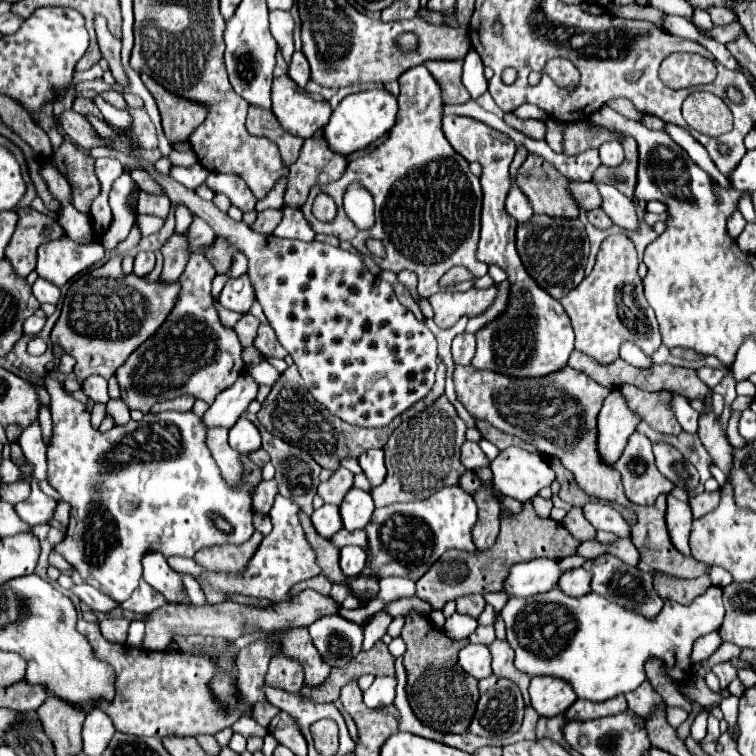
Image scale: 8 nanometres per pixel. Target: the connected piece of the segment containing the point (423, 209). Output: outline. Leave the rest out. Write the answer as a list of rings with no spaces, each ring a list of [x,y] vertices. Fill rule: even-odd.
[[[415,66],[409,68],[407,72],[403,72],[403,76],[399,76],[399,114],[397,114],[397,122],[391,128],[387,140],[383,144],[379,144],[375,150],[371,150],[367,156],[361,156],[357,160],[351,160],[343,172],[343,176],[337,182],[331,182],[327,186],[315,184],[315,188],[311,188],[307,202],[303,204],[303,216],[307,222],[311,222],[313,232],[323,232],[323,234],[333,234],[339,240],[347,240],[351,242],[361,254],[371,256],[381,270],[389,270],[389,272],[401,272],[401,270],[411,270],[417,274],[419,278],[419,296],[429,298],[437,292],[441,292],[443,288],[439,286],[441,276],[453,268],[453,266],[465,266],[475,278],[487,274],[487,264],[479,262],[475,258],[475,250],[477,250],[477,240],[479,240],[479,216],[481,216],[481,204],[483,204],[483,194],[481,194],[481,184],[479,178],[475,174],[471,174],[469,170],[469,162],[463,160],[453,146],[447,142],[443,128],[441,128],[441,118],[443,118],[443,100],[441,100],[441,88],[435,82],[435,78],[429,74],[429,70],[425,66]],[[351,182],[363,182],[369,192],[375,196],[375,224],[371,230],[357,230],[357,226],[347,218],[345,210],[343,210],[343,194],[345,188]],[[319,192],[327,192],[335,204],[337,204],[337,216],[333,222],[325,224],[319,222],[313,214],[311,214],[311,204],[315,200],[315,196]],[[367,238],[377,238],[383,242],[383,246],[387,248],[387,256],[385,258],[377,258],[373,254],[369,254],[365,240]]]

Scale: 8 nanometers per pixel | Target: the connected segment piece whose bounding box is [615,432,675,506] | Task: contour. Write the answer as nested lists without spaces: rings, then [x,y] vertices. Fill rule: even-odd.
[[[633,432],[623,456],[615,462],[625,486],[625,494],[631,502],[641,506],[655,504],[659,494],[669,494],[675,484],[667,482],[657,470],[651,454],[651,442],[645,434]]]

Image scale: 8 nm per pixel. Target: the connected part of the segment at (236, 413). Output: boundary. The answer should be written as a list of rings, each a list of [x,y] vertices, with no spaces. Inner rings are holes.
[[[243,372],[243,376],[239,376],[239,380],[231,388],[225,388],[215,398],[215,402],[203,416],[205,424],[209,428],[213,426],[231,428],[237,422],[237,418],[247,410],[247,406],[255,400],[258,389],[259,385],[253,376],[249,372]]]

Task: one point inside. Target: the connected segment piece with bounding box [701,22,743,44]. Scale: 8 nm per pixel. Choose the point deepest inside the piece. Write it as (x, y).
(723, 34)

